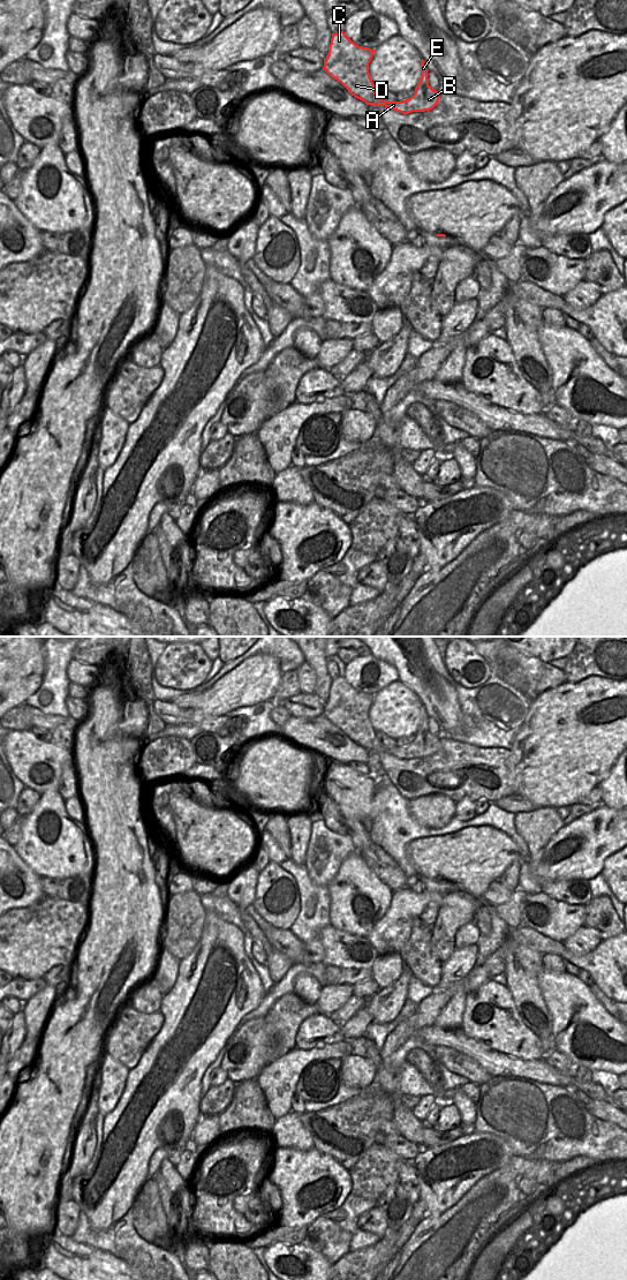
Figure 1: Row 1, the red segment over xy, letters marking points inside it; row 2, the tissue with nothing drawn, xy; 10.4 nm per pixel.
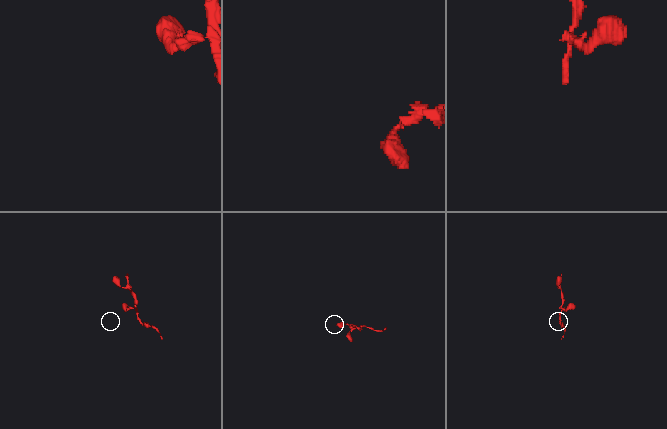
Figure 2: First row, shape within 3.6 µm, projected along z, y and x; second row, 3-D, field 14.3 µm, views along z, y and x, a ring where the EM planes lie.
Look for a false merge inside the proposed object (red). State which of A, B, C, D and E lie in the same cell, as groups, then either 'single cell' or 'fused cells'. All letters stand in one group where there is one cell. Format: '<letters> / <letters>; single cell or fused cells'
A B C D E; single cell

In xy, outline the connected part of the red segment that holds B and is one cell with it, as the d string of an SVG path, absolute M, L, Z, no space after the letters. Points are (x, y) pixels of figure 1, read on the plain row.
M343 677L332 679L328 699L324 703L323 715L340 728L348 738L367 751L385 752L402 760L432 755L439 747L439 737L429 731L428 715L421 706L421 723L415 739L402 747L380 745L369 720L369 709L375 695L362 693L352 687Z

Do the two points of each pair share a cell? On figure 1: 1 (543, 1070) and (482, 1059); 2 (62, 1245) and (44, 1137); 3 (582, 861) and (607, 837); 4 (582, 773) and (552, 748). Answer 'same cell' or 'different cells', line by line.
1: same cell
2: different cells
3: same cell
4: same cell

